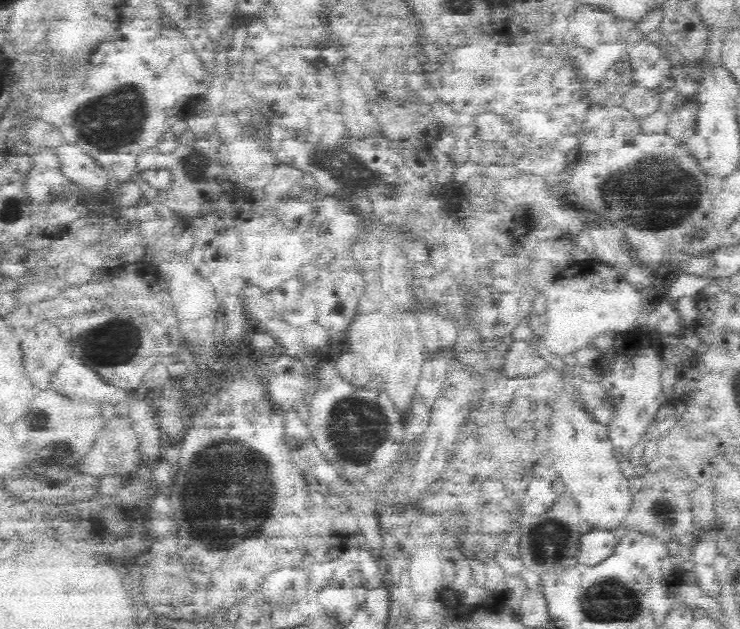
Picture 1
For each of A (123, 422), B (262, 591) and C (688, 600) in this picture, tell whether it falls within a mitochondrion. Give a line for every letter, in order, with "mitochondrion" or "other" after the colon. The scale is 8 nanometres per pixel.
A: other
B: other
C: other

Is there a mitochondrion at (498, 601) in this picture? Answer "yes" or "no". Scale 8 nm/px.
no

